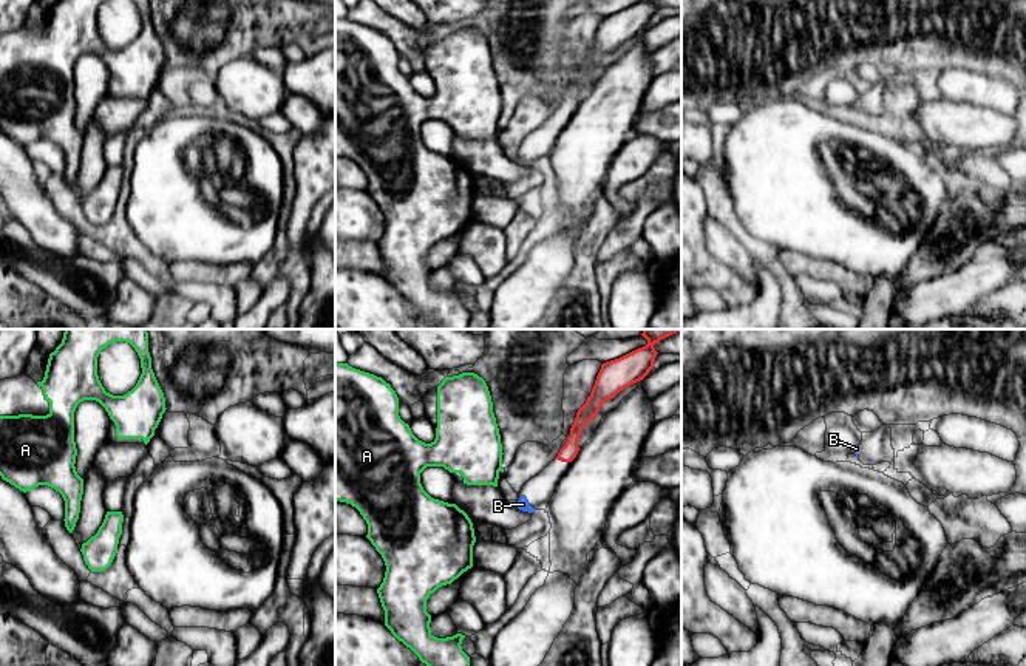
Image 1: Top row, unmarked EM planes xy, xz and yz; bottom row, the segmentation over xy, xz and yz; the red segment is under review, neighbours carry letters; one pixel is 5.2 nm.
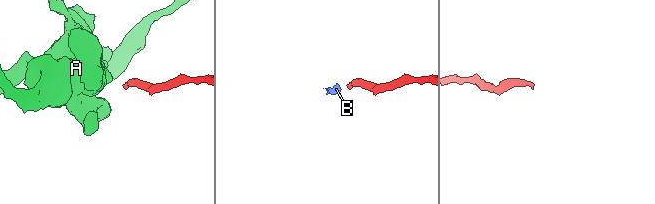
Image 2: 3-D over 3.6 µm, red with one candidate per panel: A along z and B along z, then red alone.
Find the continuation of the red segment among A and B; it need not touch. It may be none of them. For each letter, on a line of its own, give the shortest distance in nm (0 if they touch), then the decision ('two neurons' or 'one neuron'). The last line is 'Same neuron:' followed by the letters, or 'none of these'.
A: 280 nm apart; two neurons
B: 260 nm apart; one neuron
Same neuron: B

